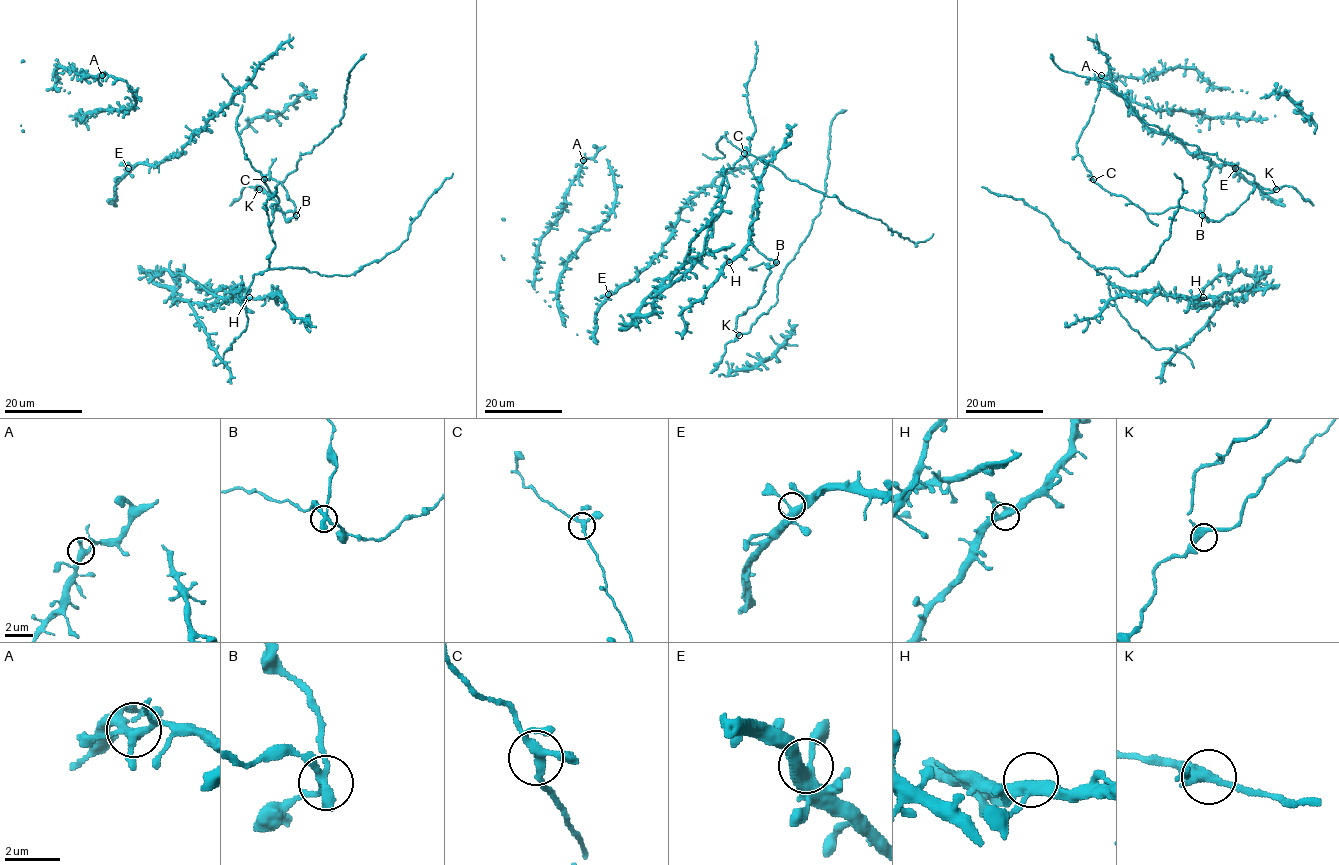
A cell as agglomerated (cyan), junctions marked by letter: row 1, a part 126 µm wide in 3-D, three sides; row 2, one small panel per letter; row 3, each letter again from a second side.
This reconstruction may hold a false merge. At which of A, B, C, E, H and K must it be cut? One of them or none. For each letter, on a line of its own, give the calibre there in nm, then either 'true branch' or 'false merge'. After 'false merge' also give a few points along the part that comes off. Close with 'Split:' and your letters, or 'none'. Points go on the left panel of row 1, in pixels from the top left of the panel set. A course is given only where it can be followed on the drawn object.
A: 320 nm thick; true branch
B: 320 nm thick; false merge; foreign part runs (296, 215), (295, 205), (283, 185), (270, 177), (270, 166), (275, 158)
C: 260 nm thick; true branch
E: 400 nm thick; true branch
H: 360 nm thick; true branch
K: 360 nm thick; true branch
Split: B

